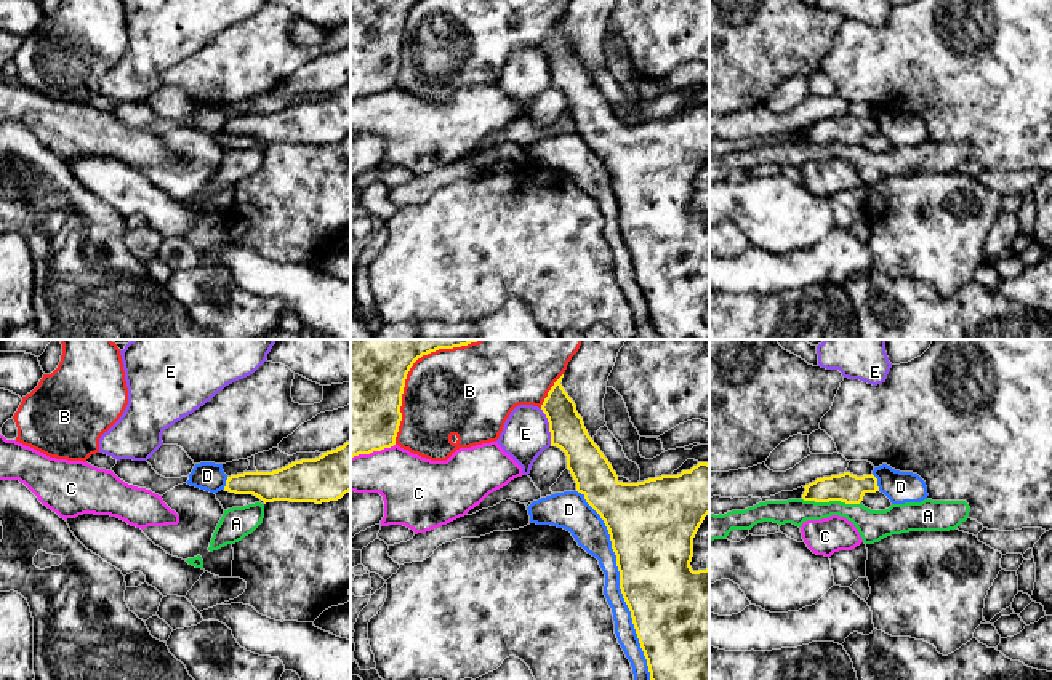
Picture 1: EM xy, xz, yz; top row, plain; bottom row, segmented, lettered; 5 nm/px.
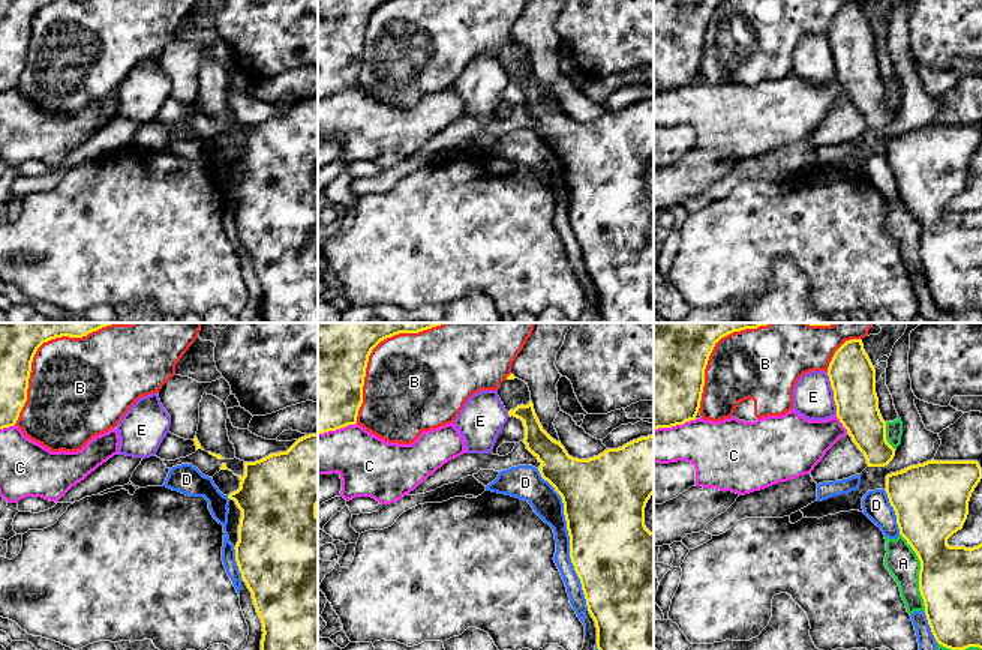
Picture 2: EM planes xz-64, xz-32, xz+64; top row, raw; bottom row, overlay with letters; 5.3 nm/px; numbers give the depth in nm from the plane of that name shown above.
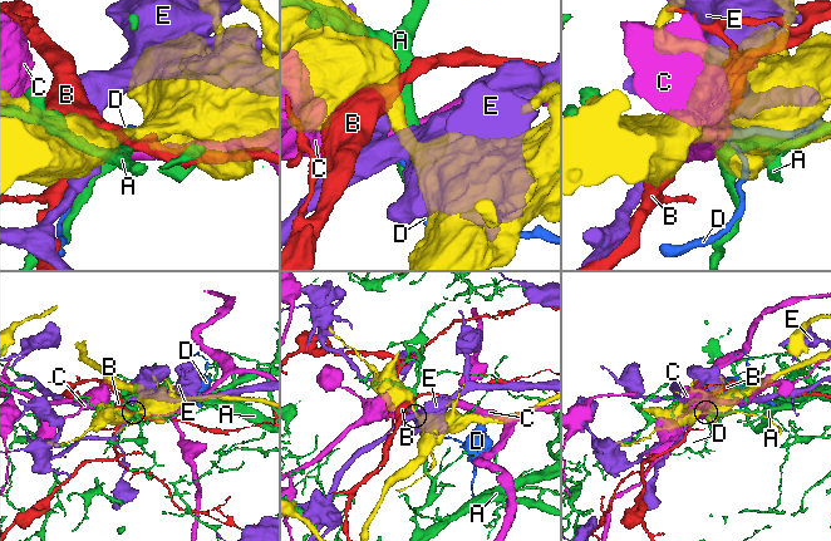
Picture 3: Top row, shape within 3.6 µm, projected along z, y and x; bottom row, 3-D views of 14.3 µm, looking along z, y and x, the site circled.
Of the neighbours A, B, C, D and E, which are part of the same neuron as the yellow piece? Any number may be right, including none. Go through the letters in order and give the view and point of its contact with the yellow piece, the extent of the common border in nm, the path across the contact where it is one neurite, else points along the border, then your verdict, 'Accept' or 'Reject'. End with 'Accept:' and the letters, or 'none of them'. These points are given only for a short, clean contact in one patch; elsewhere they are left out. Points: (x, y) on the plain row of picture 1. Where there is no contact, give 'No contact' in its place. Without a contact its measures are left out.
A: Touches yellow at yz (831, 141). Shared border 300 nm. Reject
B: Touches yellow at xz (401, 44). Shared border 440 nm. Reject
C: Touches yellow at xz (372, 93). Shared border 240 nm. Reject
D: Touches yellow at xz (622, 234). Shared border 1100 nm. Reject
E: Touches yellow at xz (550, 69). Shared border 200 nm. Reject
Accept: none of them

